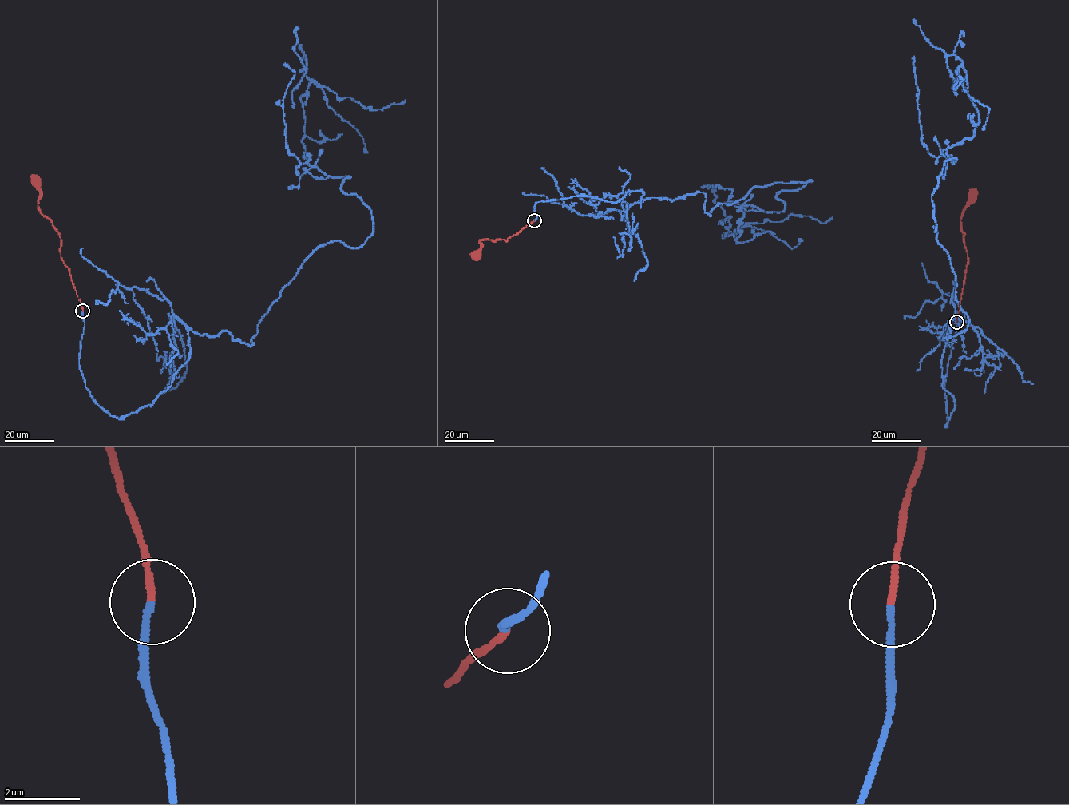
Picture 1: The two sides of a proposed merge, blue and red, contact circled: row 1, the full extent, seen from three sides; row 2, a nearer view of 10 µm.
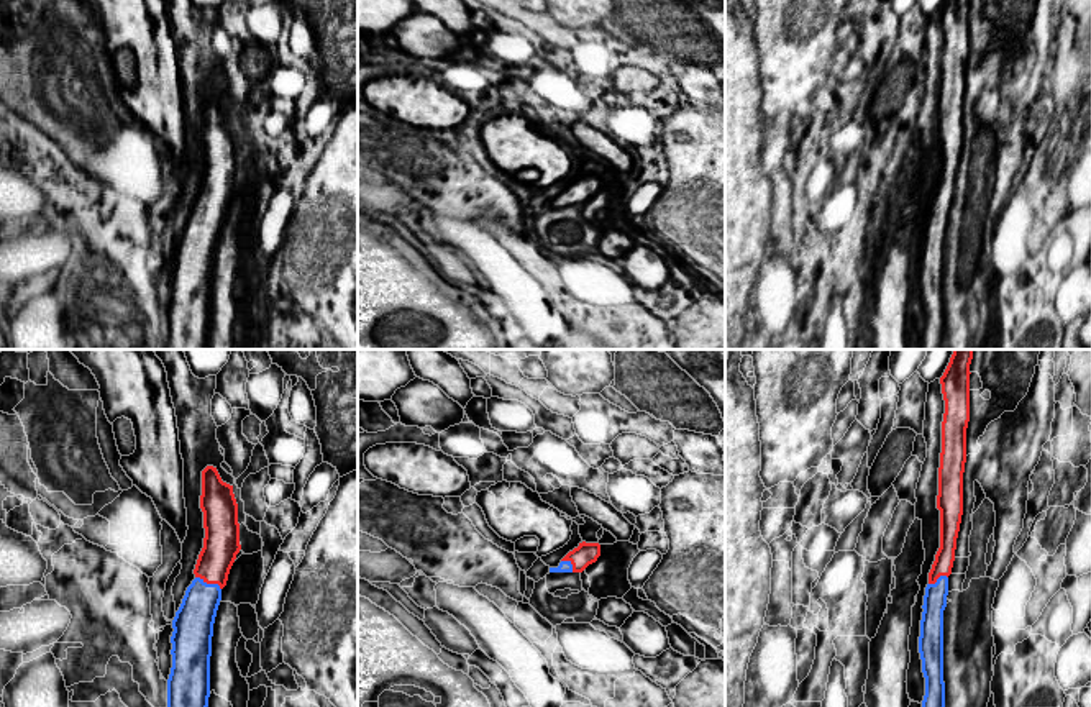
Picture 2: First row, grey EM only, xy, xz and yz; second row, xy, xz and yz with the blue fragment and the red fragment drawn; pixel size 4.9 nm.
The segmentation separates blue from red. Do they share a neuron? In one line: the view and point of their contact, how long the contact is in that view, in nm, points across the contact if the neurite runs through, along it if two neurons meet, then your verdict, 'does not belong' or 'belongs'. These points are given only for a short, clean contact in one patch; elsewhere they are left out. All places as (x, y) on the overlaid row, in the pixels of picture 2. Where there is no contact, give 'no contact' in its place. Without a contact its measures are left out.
contact xy (209, 584); length 140 nm; way xy (194, 620), (209, 584), (222, 535); belongs

